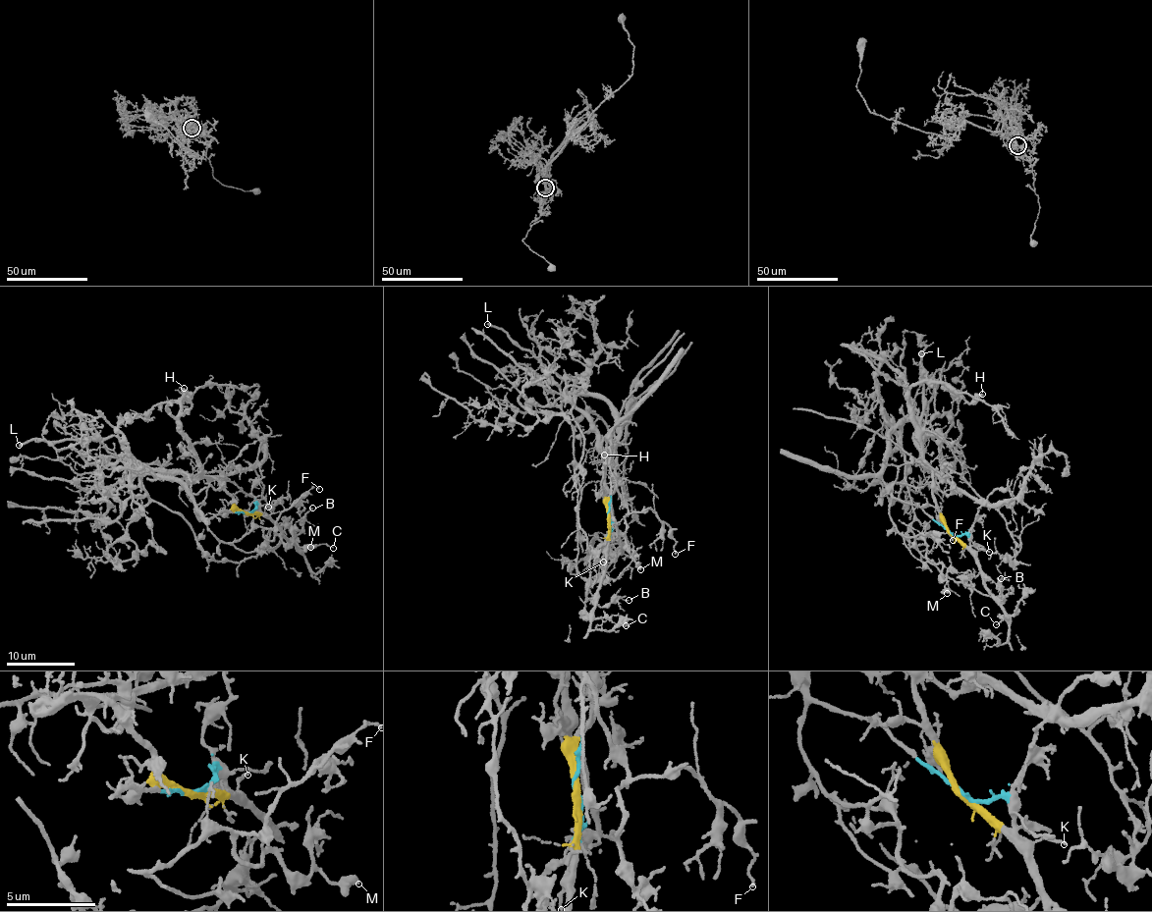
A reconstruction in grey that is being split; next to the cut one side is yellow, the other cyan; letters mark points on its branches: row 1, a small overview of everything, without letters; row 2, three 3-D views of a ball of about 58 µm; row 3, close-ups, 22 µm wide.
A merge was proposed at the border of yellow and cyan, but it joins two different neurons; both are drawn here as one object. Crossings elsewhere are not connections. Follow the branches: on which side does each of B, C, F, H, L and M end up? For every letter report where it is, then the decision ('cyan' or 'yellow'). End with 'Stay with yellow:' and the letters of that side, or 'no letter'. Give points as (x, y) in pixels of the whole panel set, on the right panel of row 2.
B: place (1001, 578); yellow
C: place (996, 624); yellow
F: place (953, 540); cyan
H: place (982, 394); yellow
L: place (921, 353); yellow
M: place (947, 593); cyan
Stay with yellow: B, C, H, L

